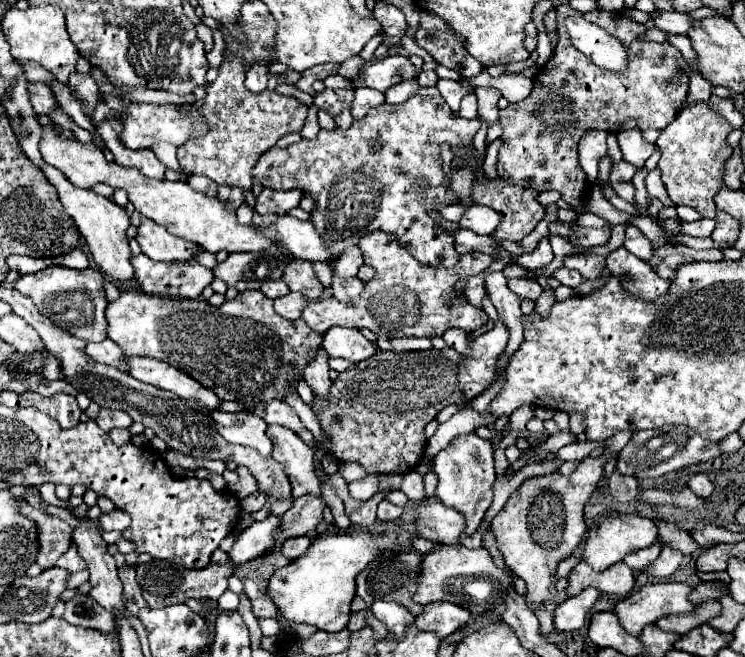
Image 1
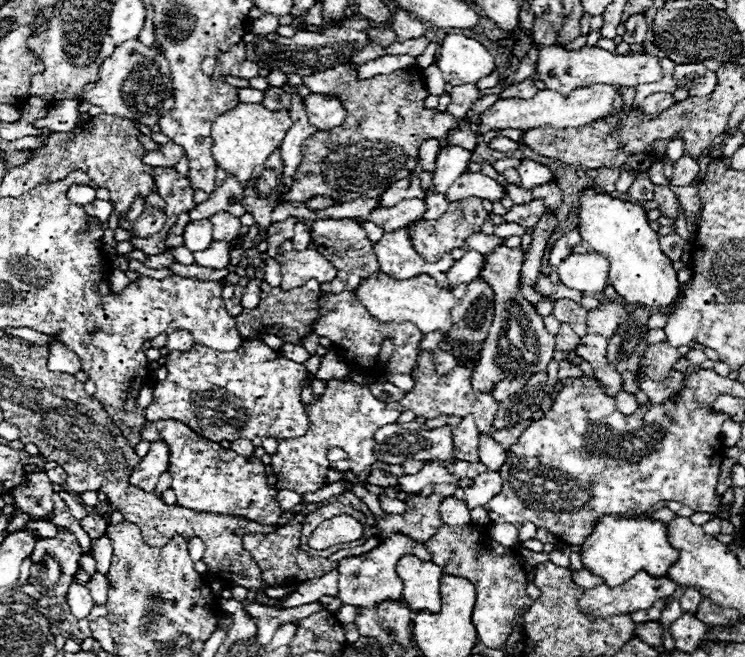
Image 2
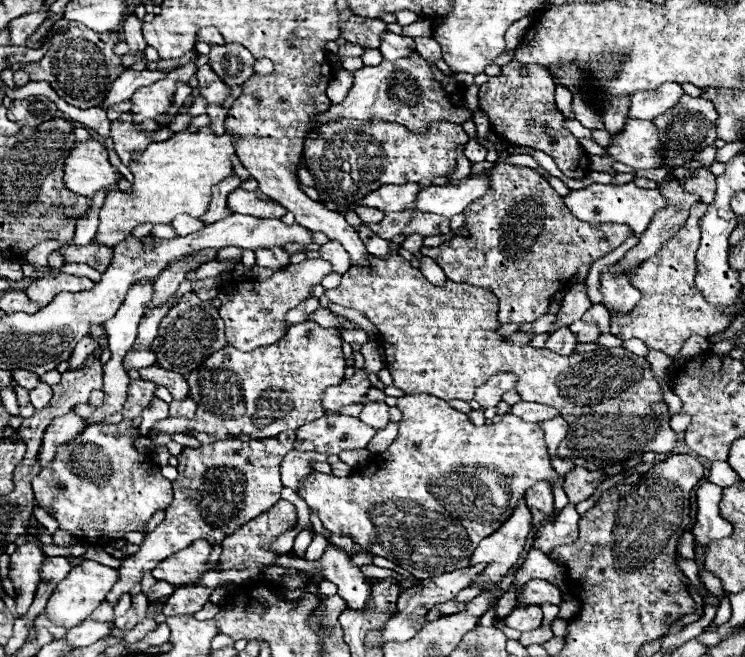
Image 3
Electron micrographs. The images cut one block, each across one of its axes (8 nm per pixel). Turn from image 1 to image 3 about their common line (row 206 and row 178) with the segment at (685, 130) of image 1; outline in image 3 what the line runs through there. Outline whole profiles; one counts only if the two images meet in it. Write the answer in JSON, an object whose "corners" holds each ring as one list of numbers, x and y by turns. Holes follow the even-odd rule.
{"corners":[[696,168,694,172,696,174,690,180,682,182,682,186,684,186,686,192,698,194,700,202,710,204,714,200,714,192,716,192,716,176,710,174,708,170,704,170,704,168]]}

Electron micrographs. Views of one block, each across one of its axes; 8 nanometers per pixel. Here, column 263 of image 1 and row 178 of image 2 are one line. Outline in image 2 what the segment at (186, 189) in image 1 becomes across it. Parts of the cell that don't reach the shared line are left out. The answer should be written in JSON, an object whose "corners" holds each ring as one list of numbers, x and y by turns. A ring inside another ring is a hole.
{"corners":[[238,104,236,108,220,114,212,124,212,154,216,166,226,170,230,176,238,178,242,186,250,180,256,166,260,166,274,148,282,144,286,130,292,126,286,110,270,112,262,104]]}

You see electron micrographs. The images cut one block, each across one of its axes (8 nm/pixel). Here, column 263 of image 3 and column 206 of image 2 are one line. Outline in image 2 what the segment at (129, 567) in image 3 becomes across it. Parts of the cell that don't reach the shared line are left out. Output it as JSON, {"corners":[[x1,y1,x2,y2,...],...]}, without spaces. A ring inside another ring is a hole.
{"corners":[[150,422,142,438,146,442,162,440,168,444,170,460,168,472,172,474,170,488,176,494,176,504,222,516,242,516,246,520,274,526,278,524,282,510,276,506,276,488,266,484,264,464,254,456,238,456,232,450,224,450,220,444,200,438,194,430,182,422]]}

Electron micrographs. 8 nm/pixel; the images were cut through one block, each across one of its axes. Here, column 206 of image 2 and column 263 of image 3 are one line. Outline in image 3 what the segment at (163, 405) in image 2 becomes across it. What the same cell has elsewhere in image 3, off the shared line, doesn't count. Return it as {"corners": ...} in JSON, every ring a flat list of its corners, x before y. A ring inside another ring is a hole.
{"corners":[[302,322,290,326,286,336,276,342,274,346,256,348,252,352,240,352,232,346,226,346,212,354,198,370,188,374,190,396,198,404,196,418,166,418,164,422,156,422,156,426,148,432,148,438,158,434,172,435,176,432,192,434,202,444,218,442,218,440,260,440,272,438,284,430,298,430,300,426,320,418,324,410,320,408,320,394,328,386,336,386,344,380,344,354,342,354,342,340,338,338,336,328,320,328,316,322]]}

